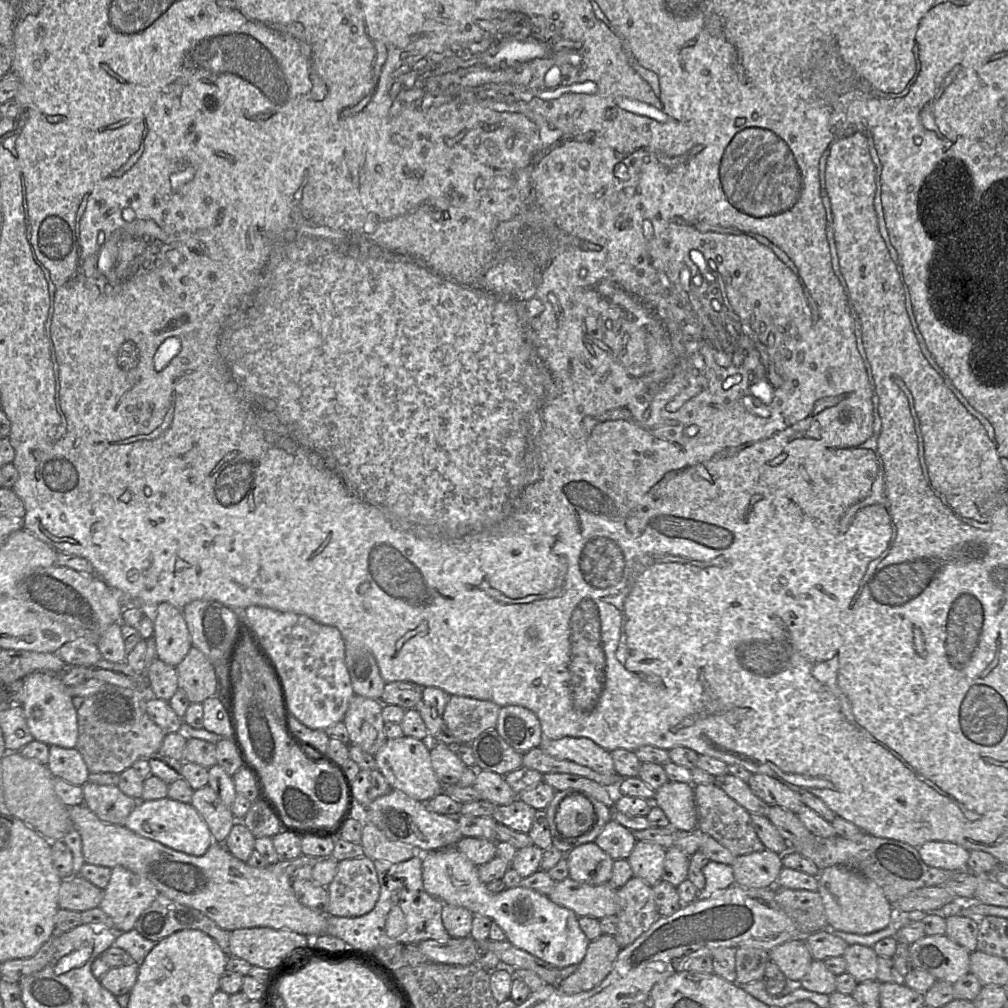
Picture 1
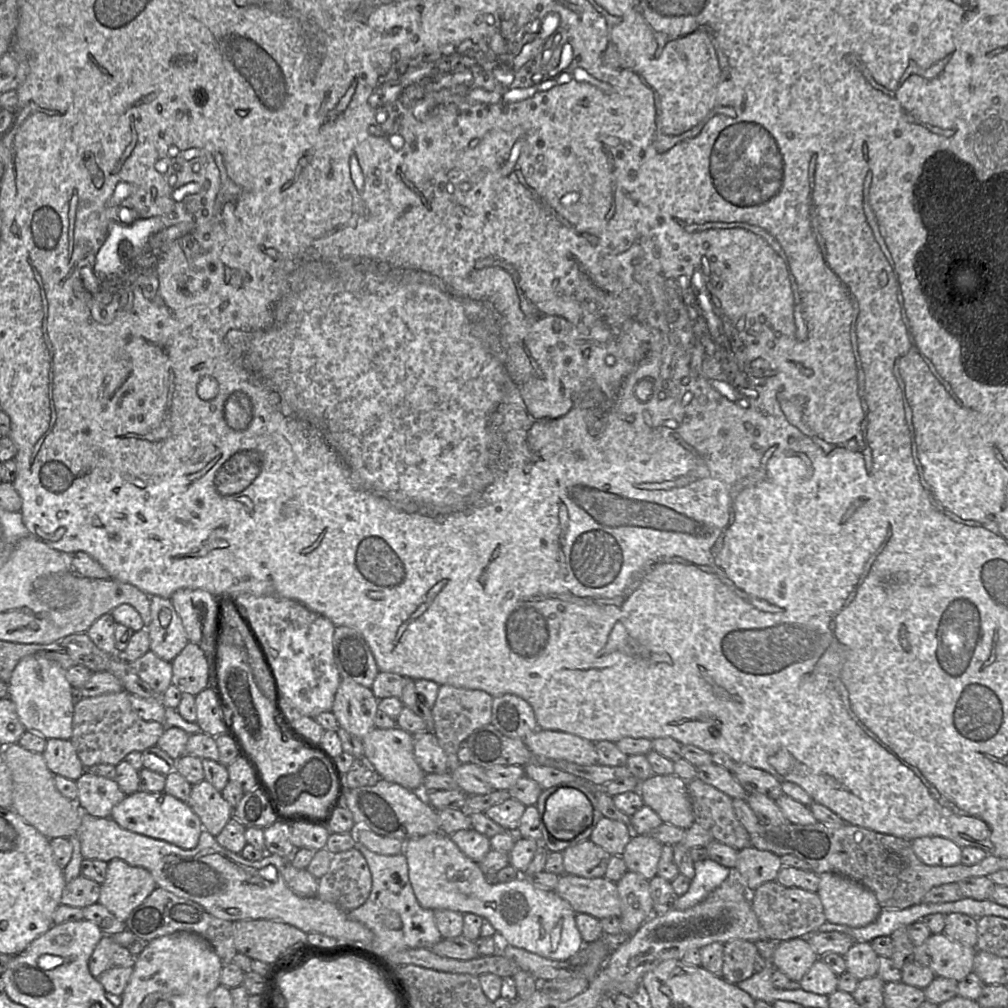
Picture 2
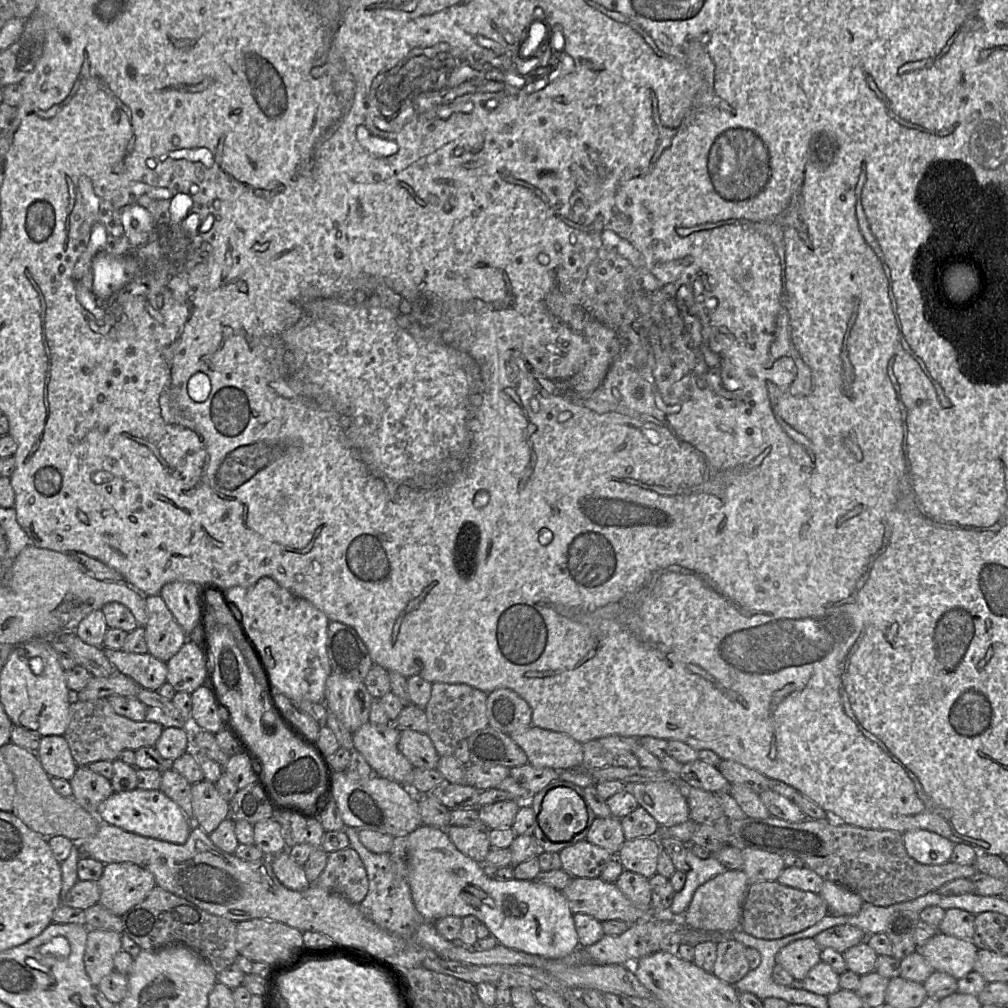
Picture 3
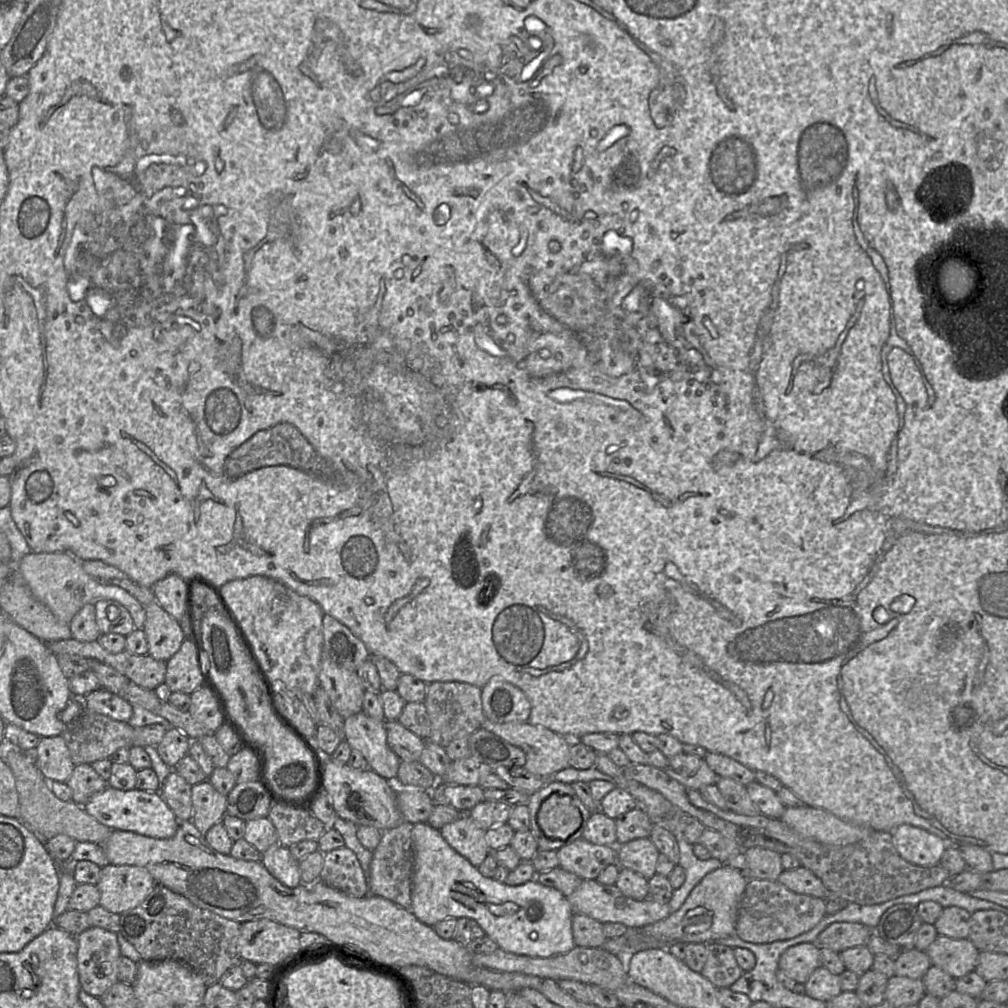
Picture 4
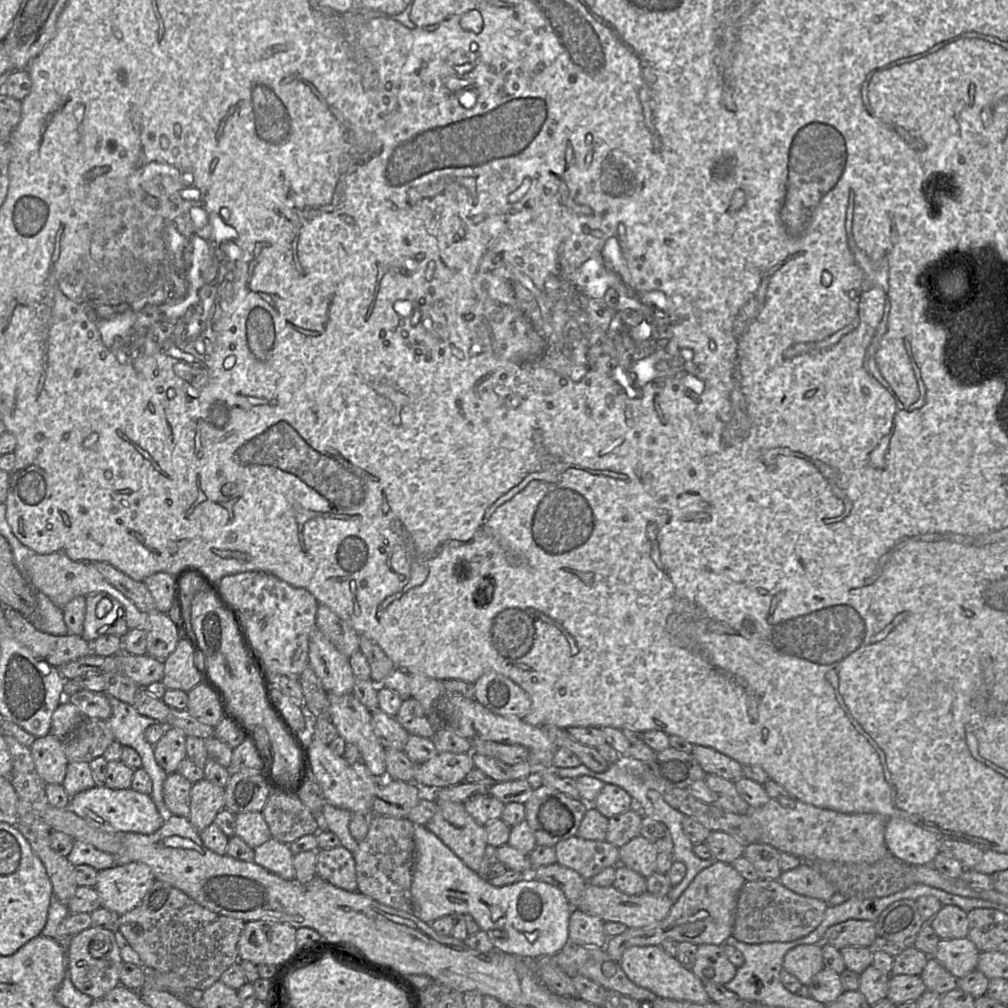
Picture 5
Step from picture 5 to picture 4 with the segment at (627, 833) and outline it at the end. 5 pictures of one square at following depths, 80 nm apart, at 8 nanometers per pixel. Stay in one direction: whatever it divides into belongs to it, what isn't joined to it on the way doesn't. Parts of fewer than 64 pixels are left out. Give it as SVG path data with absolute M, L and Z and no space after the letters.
M639 807L615 819L616 845L627 843L638 838L649 837L654 822Z

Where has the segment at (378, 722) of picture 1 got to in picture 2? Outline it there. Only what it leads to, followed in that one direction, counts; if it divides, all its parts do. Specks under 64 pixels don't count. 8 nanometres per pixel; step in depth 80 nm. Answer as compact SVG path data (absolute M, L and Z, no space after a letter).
M341 680L331 712L341 728L362 739L376 728L374 718L378 711L378 703L370 688L353 681Z

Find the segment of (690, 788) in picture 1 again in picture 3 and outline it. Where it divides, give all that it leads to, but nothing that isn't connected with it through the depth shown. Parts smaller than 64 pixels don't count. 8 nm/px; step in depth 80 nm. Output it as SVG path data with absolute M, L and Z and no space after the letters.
M655 781L648 783L625 783L626 789L636 798L660 826L673 826L687 821L689 805L673 781Z

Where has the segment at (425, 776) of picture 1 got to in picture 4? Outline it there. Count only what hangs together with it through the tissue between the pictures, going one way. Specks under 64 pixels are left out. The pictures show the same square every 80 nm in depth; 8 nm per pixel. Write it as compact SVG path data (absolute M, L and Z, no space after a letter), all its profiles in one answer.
M363 711L344 719L345 741L358 750L369 768L394 783L401 759L387 743L385 722L377 721Z

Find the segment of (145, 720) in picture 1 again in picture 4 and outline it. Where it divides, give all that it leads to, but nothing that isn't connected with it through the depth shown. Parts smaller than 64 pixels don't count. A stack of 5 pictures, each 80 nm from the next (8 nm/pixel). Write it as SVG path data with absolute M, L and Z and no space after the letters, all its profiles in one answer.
M83 709L71 722L66 724L62 736L69 749L74 765L92 764L95 761L109 759L118 749L134 746L157 746L167 729L161 724L133 727L127 722L114 720L106 715Z

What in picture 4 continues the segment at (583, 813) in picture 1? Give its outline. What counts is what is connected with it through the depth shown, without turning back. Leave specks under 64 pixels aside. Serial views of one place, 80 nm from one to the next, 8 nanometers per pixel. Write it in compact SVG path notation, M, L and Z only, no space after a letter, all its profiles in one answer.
M552 794L540 805L537 822L549 839L565 840L577 831L582 816L567 795Z

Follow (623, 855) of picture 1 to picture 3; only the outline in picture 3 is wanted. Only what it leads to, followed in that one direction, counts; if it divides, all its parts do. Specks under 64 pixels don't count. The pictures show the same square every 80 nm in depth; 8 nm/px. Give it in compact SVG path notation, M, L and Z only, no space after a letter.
M596 817L591 824L585 840L603 847L616 857L626 838L620 820L615 817Z

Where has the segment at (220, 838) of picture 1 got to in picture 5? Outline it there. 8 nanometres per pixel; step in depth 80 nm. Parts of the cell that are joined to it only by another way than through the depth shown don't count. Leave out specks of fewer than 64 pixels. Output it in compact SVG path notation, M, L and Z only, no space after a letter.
M206 778L192 785L188 819L198 833L214 823L216 815L223 808L225 808L224 788Z

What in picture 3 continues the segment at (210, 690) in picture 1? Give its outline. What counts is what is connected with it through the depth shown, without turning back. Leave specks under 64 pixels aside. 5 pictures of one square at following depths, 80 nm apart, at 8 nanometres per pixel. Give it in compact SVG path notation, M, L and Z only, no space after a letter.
M187 639L180 650L167 661L166 681L176 692L191 694L207 684L206 659L202 647Z

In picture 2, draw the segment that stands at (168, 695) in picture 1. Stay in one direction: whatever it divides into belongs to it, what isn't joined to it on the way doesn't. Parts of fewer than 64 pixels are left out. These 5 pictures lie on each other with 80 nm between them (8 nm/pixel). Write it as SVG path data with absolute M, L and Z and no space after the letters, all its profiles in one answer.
M150 650L129 664L132 670L158 694L163 695L172 684L171 662L159 658Z

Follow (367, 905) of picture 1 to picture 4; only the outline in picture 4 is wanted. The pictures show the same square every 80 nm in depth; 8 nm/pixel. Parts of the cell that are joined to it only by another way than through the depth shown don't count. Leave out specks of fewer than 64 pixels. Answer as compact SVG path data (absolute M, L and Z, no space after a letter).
M345 846L324 853L319 880L355 898L370 894L366 873L355 853Z

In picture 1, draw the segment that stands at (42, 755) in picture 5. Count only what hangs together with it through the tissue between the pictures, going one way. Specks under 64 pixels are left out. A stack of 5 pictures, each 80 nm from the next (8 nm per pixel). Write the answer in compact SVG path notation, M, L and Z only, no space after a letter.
M49 745L49 759L46 765L54 778L62 778L79 786L89 781L90 772L76 748Z

